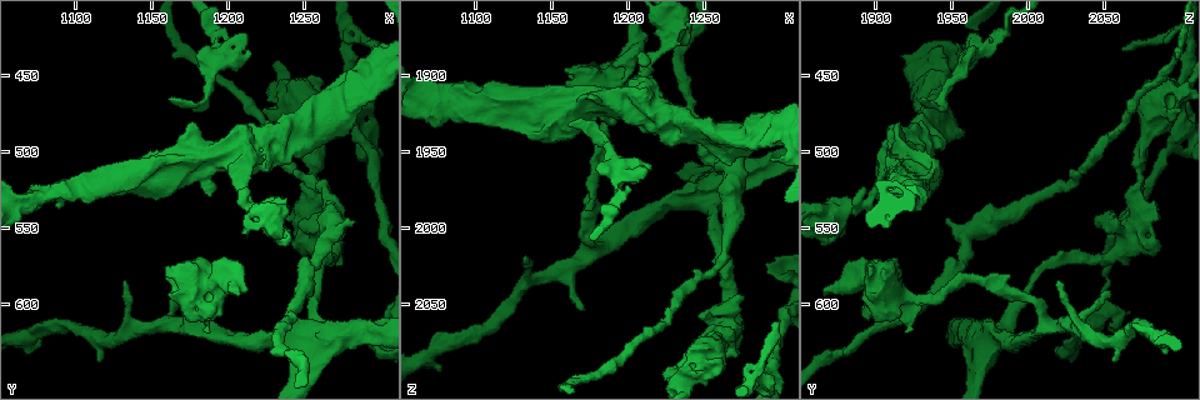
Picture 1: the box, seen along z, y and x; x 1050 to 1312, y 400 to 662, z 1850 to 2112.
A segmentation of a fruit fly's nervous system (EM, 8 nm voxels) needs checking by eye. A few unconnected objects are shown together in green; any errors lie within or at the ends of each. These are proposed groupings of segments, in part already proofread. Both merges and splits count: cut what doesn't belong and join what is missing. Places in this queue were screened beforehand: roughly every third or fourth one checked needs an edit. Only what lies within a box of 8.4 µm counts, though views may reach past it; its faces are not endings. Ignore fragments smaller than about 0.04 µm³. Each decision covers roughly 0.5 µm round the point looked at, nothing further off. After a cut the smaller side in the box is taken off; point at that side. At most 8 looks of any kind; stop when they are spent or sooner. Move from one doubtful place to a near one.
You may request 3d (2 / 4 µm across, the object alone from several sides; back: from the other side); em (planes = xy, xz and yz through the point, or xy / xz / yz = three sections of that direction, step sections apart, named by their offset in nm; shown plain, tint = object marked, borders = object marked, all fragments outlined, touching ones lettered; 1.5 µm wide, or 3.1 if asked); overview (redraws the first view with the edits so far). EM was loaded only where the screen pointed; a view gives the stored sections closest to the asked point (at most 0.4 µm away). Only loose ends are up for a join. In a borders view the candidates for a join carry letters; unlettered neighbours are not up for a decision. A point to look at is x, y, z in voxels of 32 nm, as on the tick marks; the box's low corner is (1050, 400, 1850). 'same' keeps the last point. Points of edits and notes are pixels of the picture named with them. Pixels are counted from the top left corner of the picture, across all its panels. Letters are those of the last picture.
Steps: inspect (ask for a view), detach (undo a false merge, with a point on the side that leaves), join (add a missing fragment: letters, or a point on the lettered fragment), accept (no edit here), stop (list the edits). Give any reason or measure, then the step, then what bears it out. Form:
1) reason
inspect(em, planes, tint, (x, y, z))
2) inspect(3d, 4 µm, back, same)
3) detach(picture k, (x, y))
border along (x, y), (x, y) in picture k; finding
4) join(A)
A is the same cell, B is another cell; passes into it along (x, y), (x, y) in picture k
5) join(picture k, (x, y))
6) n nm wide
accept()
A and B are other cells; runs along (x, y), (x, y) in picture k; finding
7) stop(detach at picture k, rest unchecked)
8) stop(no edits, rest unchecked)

thick end
inspect(em, planes, borders, (1260, 452, 2086))

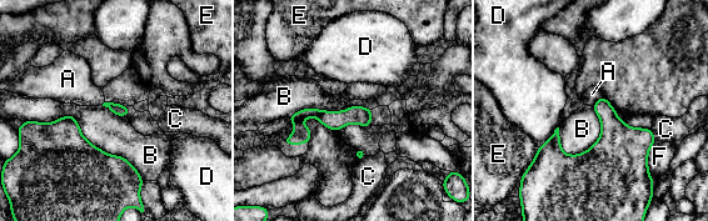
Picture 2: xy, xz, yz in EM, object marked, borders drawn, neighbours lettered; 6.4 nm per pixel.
B touches over 800 nm
accept()
A, B, C, D, E and F are other cells; no lettered fragment goes on from it

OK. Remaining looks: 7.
calibre changes
inspect(3d, 2 µm, back, (1256, 512, 2074))

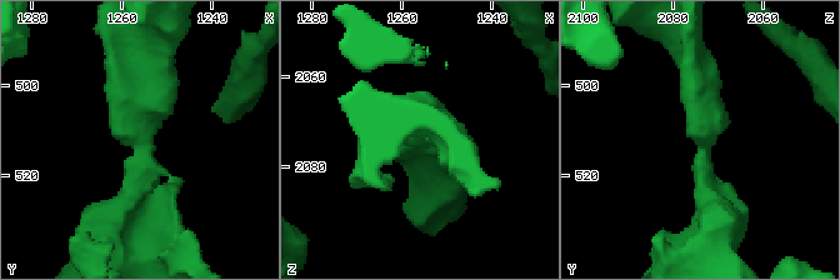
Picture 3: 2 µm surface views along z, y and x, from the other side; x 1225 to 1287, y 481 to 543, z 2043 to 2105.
inspect(em, yz, step 8, borders, (1256, 513, 2072))

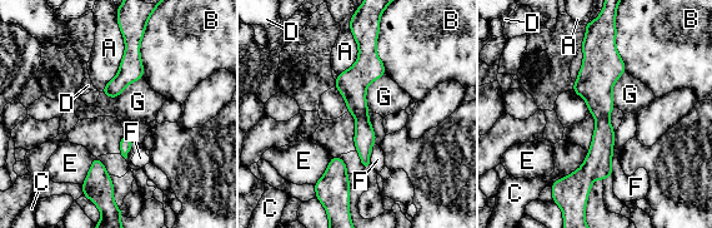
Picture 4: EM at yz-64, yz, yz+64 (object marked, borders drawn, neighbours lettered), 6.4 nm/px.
another direction
inspect(em, planes, borders, same)

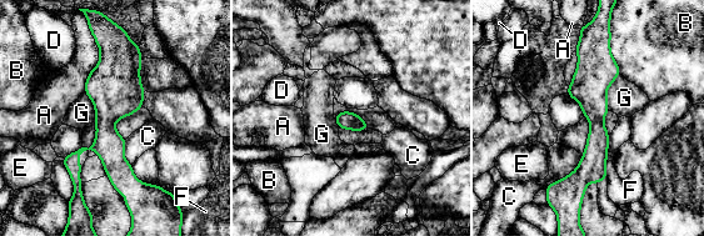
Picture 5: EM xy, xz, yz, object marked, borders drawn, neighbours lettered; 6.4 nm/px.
accept()
A, B, C, D, E, F and G are other cells; border along (619, 74), (607, 90), (608, 110) in picture 5; continuous, no second neuron

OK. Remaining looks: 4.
thick end
inspect(em, yz, step 8, tint, (1178, 482, 1916))

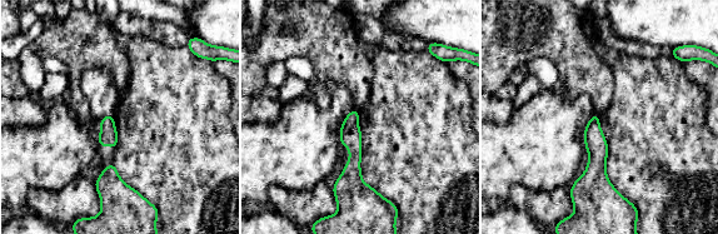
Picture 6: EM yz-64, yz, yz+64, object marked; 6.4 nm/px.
inspect(em, planes, borders, same)

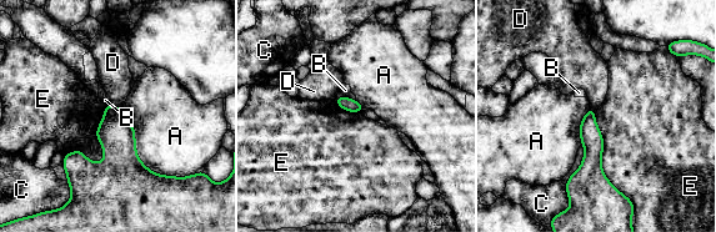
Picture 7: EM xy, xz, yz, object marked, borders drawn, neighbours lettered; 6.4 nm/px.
accept()
A, B, C, D and E are other cells; no lettered fragment goes on from it

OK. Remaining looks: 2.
branch stops here
inspect(em, xy, step 8, borders, (1168, 592, 2052))

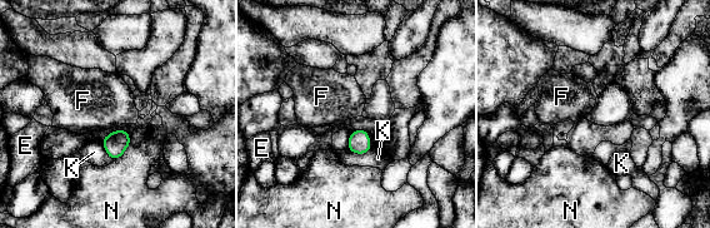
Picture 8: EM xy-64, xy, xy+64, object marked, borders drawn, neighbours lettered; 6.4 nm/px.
another direction
inspect(em, planes, borders, same)

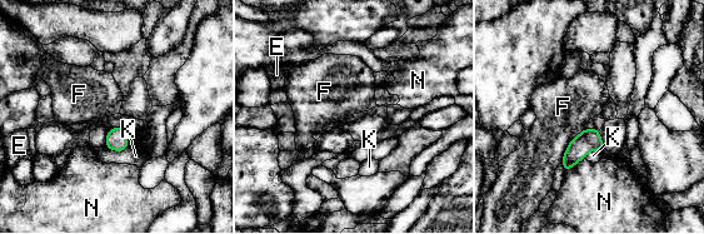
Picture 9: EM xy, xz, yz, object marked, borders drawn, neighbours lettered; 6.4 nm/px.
F touches over 280 nm
accept()
E, F, K and N are other cells; border along (584, 128), (569, 143), (560, 163) in picture 9; none of them fits

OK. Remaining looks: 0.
stop(no edits, rest unchecked)

